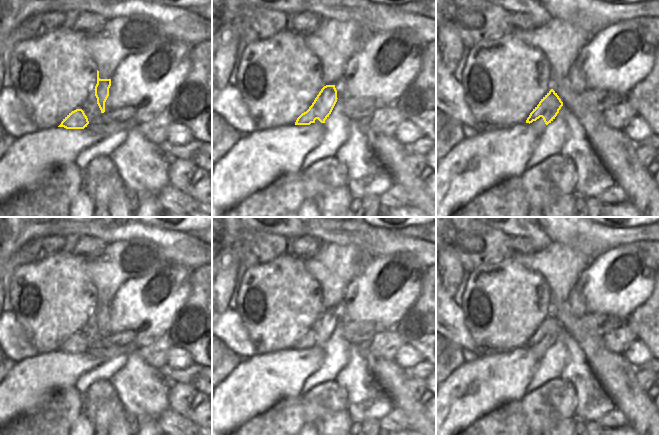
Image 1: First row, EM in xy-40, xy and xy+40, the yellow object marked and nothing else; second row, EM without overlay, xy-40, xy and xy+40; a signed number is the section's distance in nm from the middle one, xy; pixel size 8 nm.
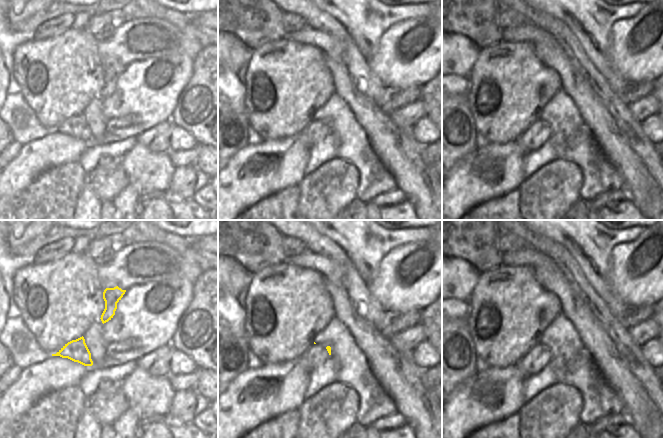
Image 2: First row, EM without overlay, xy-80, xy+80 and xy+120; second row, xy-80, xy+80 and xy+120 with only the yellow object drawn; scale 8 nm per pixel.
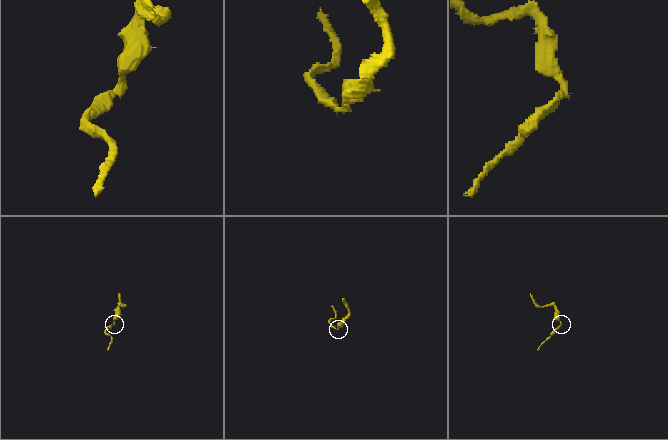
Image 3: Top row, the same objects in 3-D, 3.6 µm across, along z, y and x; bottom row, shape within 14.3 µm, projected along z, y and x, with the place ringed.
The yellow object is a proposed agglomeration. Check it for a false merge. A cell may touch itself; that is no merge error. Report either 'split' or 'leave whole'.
split

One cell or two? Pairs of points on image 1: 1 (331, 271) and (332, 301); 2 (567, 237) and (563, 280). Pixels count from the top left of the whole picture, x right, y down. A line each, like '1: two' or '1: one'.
1: one
2: two

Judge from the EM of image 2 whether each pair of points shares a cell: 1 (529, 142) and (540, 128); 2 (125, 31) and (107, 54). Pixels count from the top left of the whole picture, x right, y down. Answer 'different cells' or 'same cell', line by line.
1: same cell
2: same cell

